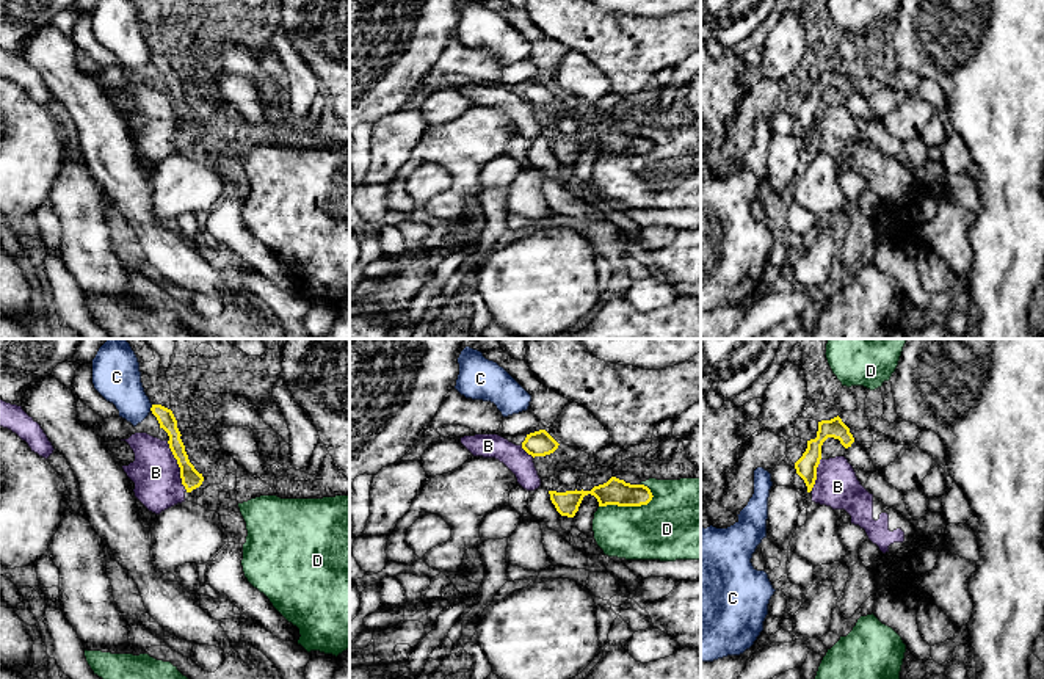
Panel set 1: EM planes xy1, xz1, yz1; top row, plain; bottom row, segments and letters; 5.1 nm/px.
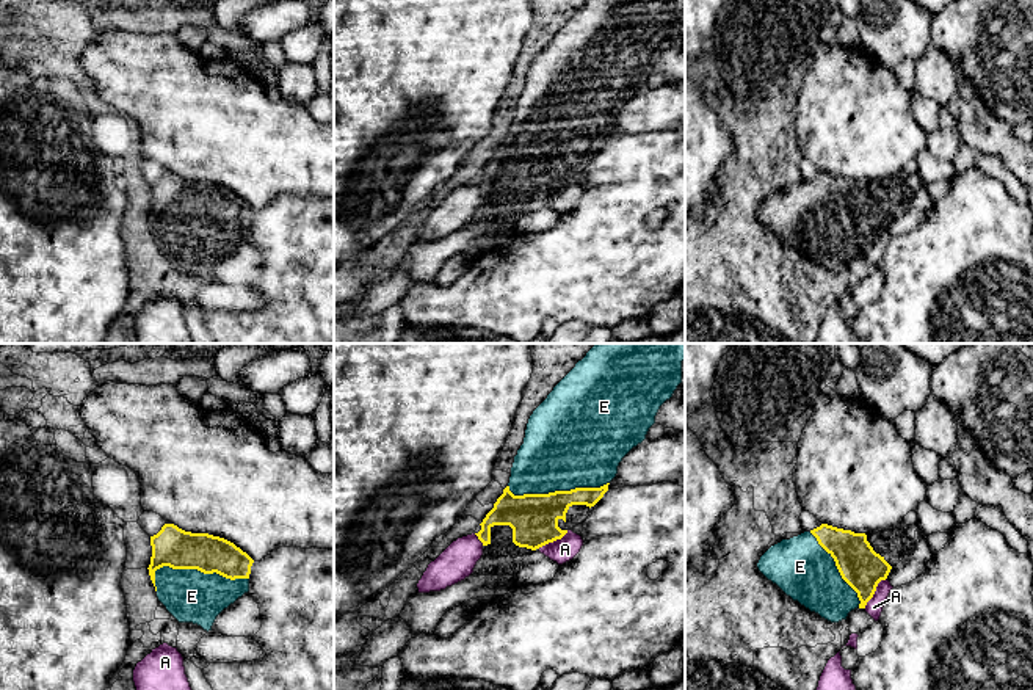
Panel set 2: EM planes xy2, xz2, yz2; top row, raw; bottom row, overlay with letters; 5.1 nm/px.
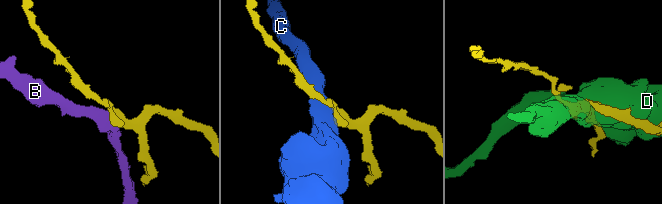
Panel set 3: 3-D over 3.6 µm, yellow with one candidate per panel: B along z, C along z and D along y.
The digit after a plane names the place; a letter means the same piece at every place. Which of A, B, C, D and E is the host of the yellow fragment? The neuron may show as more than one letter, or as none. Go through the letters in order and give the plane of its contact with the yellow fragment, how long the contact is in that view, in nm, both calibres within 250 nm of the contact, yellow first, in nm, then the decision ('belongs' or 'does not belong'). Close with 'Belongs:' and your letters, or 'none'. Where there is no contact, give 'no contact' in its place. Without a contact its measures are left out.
A: yz2 | 200 nm | 220/90 nm | does not belong
B: xy1 | 280 nm | 100/240 nm | does not belong
C: xy1 | 40 nm | 90/240 nm | does not belong
D: xz1 | 300 nm | 140/320 nm | does not belong
E: xy2 | 480 nm | 200/280 nm | belongs
Belongs: E

